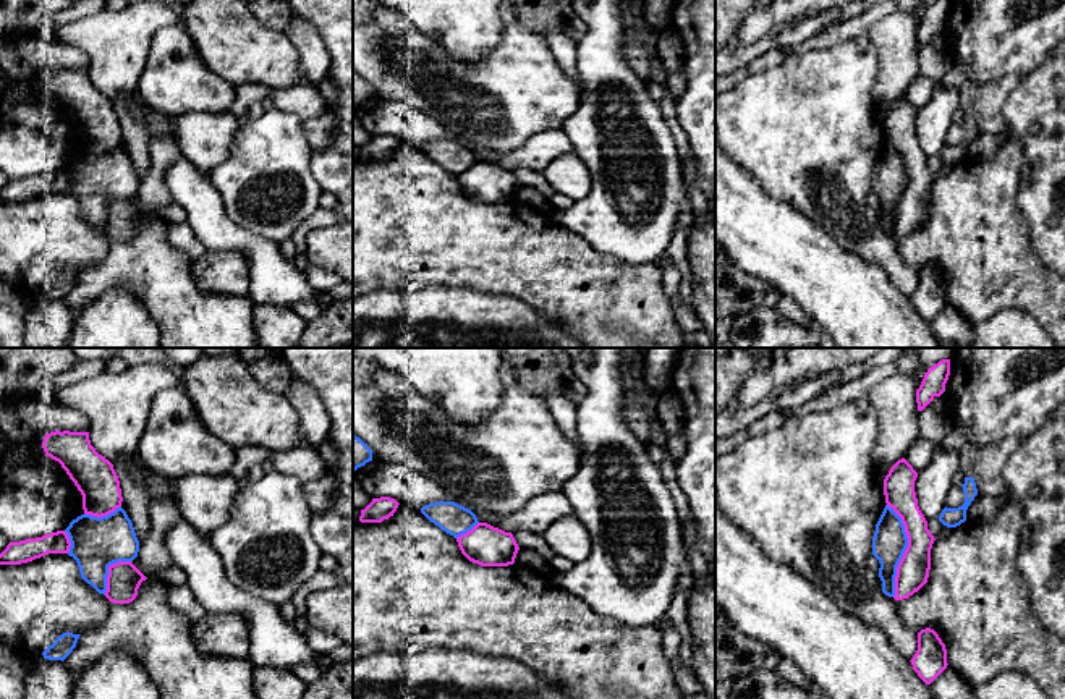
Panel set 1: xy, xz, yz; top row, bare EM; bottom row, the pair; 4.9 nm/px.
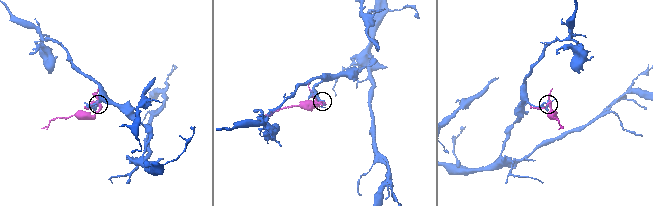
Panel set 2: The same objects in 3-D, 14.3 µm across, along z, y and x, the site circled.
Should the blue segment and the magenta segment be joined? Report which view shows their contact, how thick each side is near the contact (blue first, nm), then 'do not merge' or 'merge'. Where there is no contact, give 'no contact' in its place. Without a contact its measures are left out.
meets blue in yz; 170 nm thick on the blue side, 160 nm on the other; do not merge

